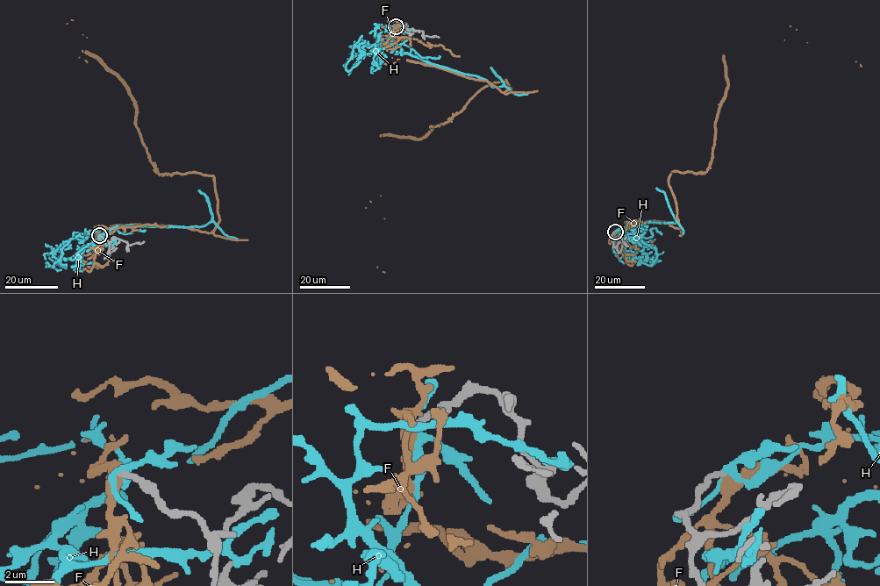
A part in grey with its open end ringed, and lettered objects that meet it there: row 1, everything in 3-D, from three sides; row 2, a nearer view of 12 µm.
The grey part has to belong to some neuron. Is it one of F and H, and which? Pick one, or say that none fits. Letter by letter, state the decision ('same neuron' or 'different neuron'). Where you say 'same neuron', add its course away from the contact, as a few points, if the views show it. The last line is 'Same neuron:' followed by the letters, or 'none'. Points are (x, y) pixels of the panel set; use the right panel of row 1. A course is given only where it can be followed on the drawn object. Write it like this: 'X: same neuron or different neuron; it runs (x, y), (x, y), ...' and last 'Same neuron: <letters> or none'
F: same neuron; it runs (615, 231), (627, 222), (680, 228), (668, 176), (704, 173), (711, 159), (725, 56), (807, 42), (862, 66)
H: different neuron
Same neuron: F

